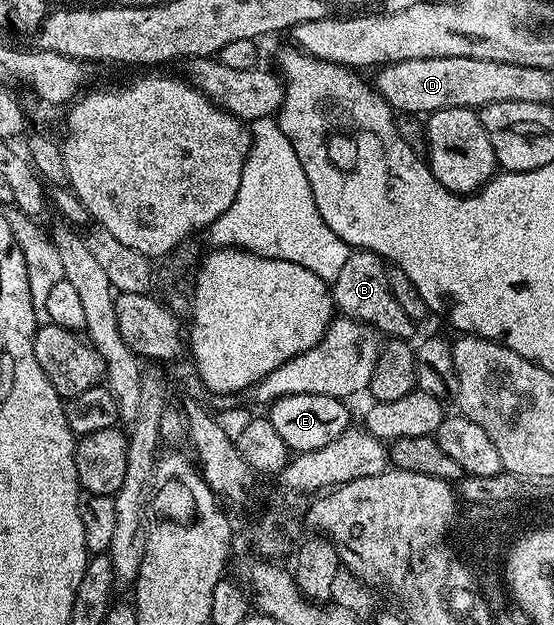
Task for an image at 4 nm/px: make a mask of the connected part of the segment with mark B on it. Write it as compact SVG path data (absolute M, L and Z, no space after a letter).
M362 249L352 250L349 261L345 261L330 288L333 307L340 316L375 328L380 336L407 341L412 338L410 335L414 333L417 323L409 317L409 313L405 313L405 309L401 309L397 297L393 297L387 269L388 264L381 256Z

